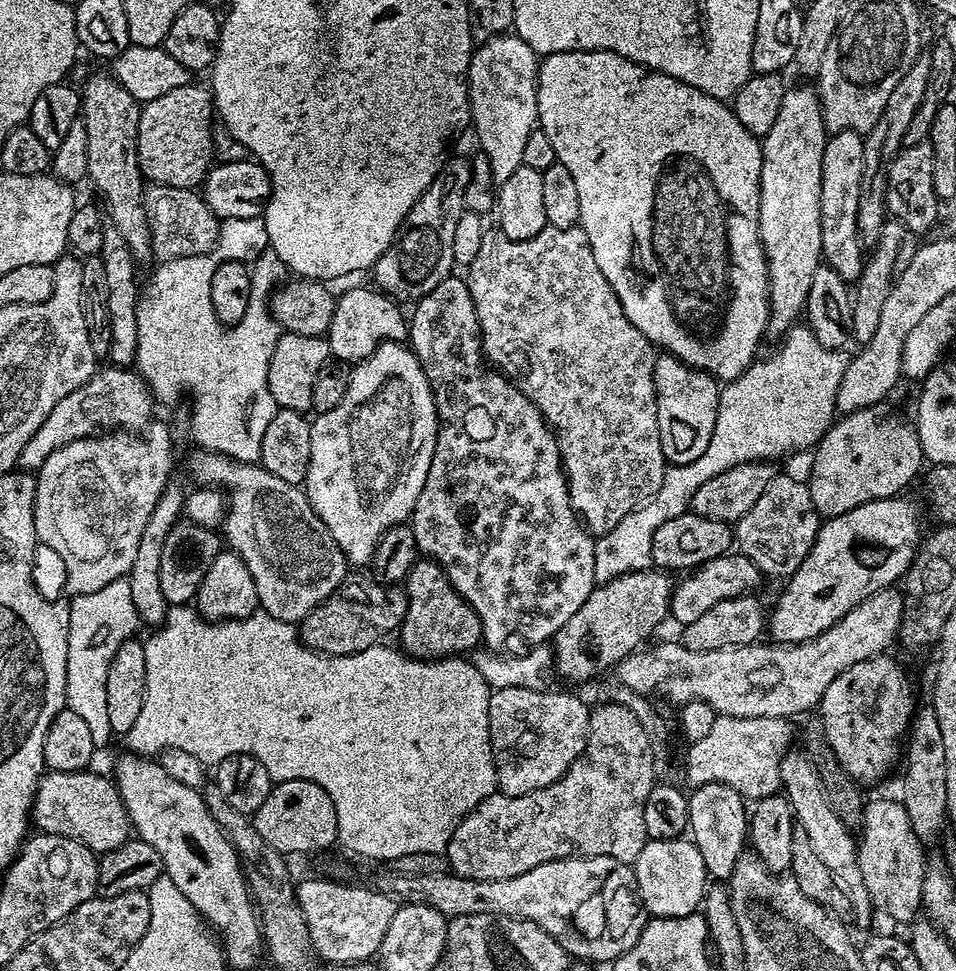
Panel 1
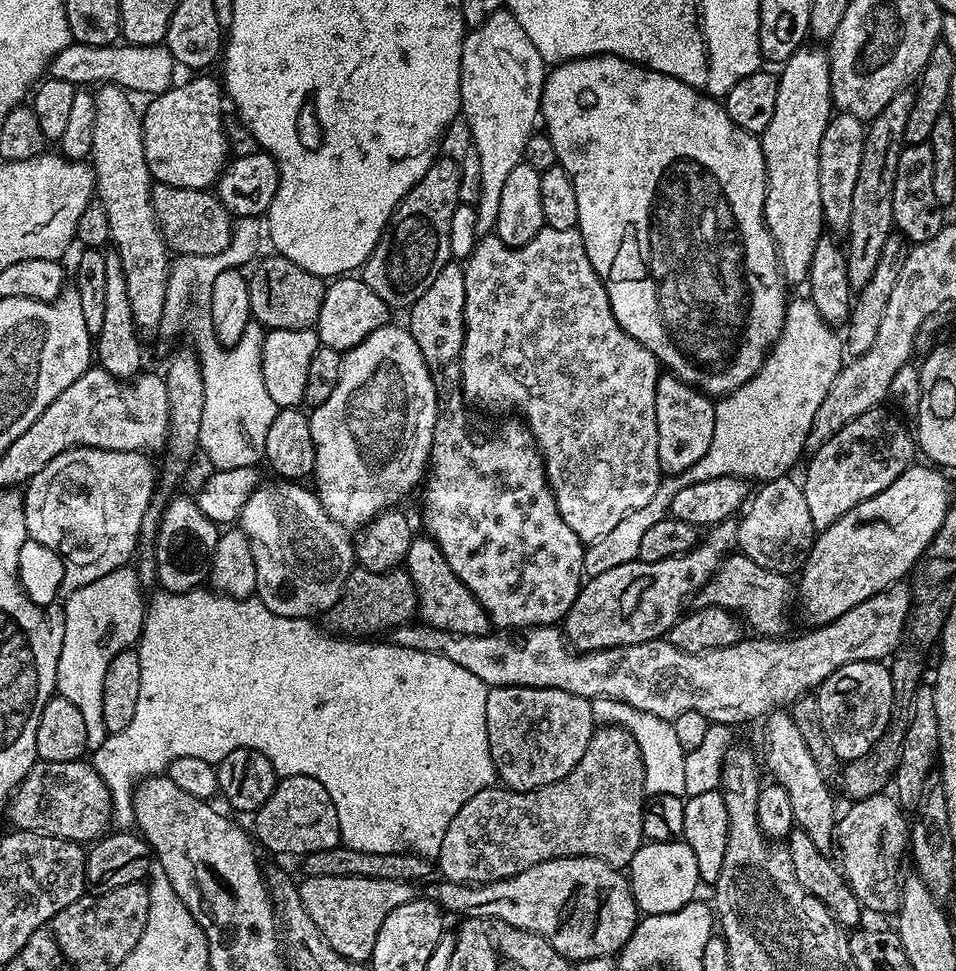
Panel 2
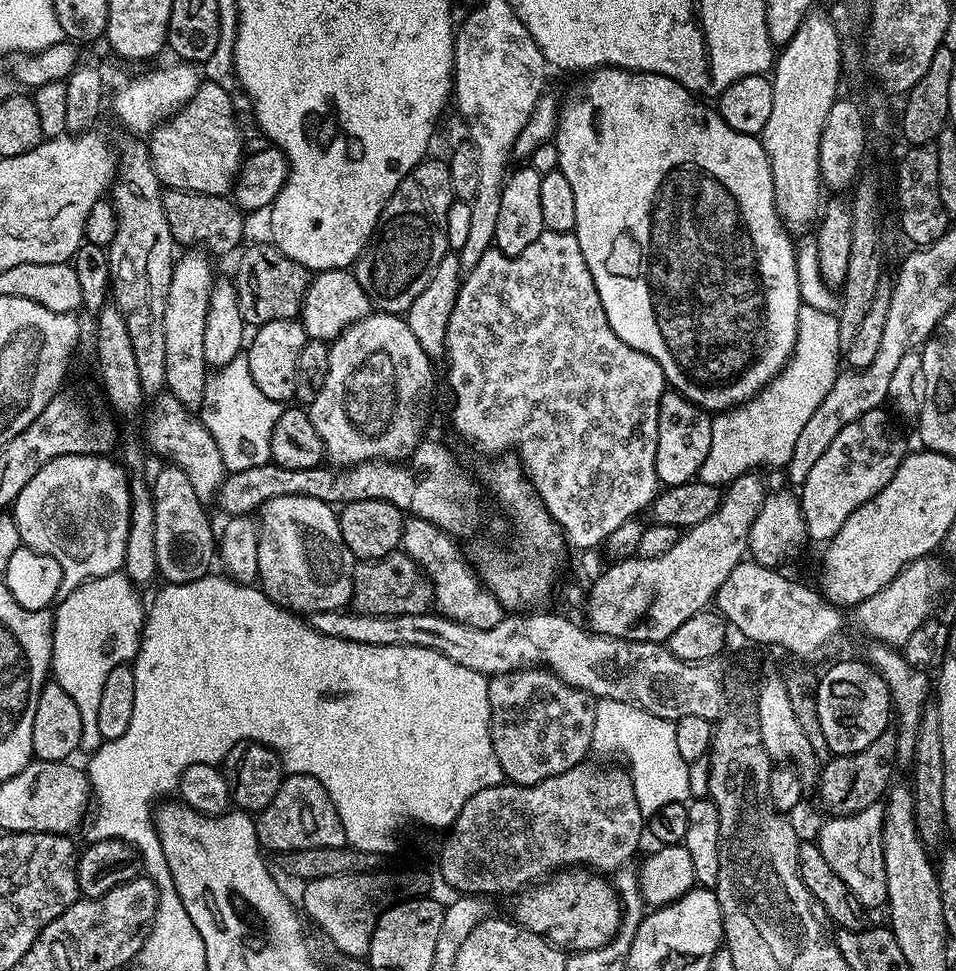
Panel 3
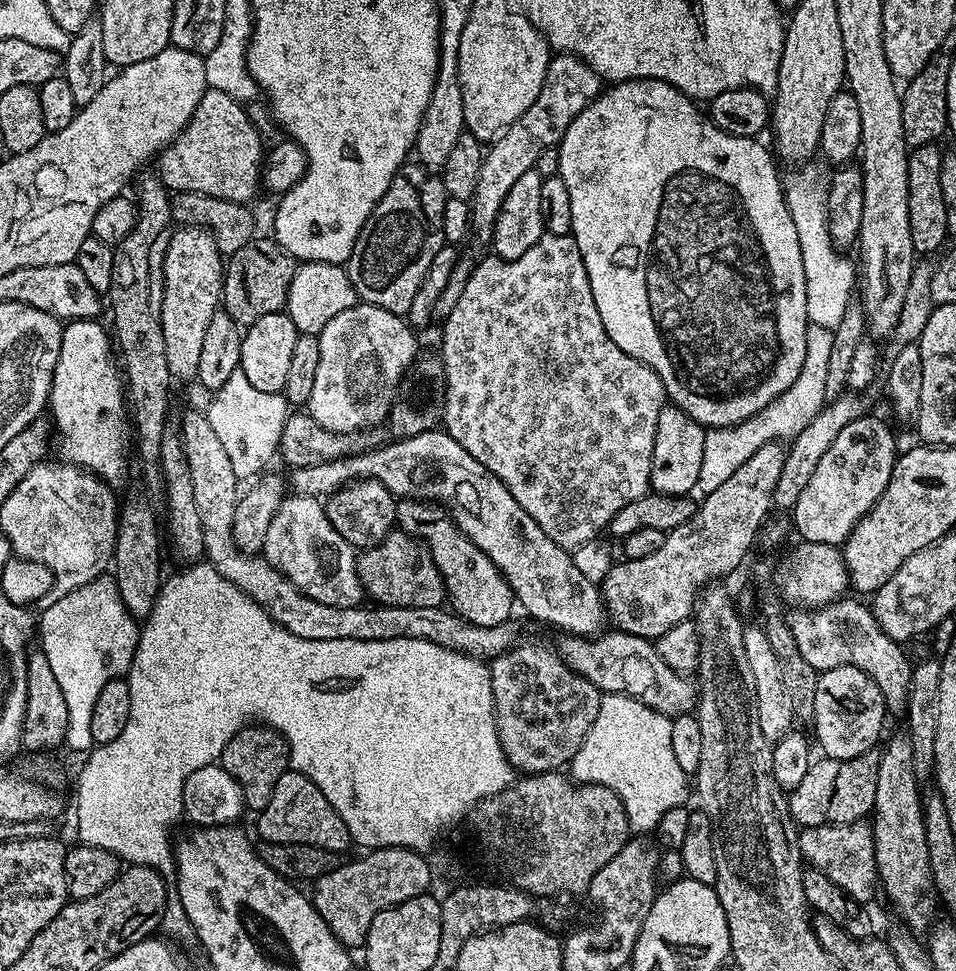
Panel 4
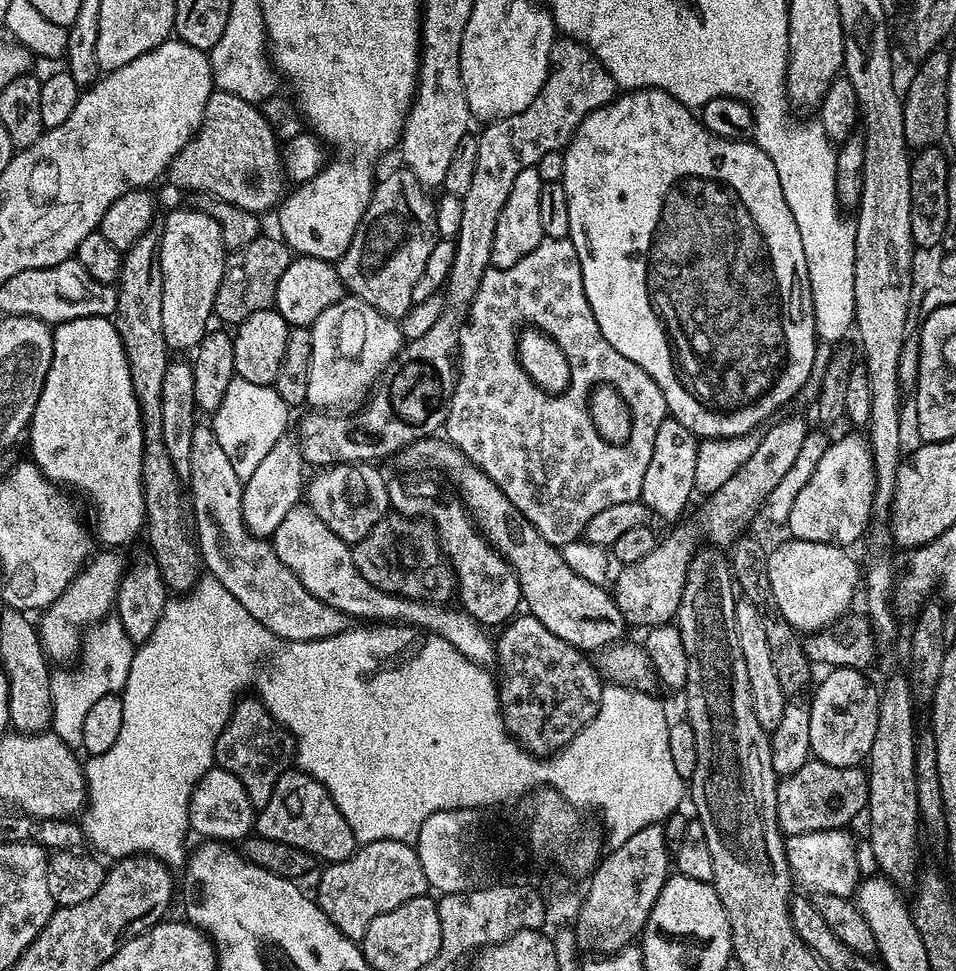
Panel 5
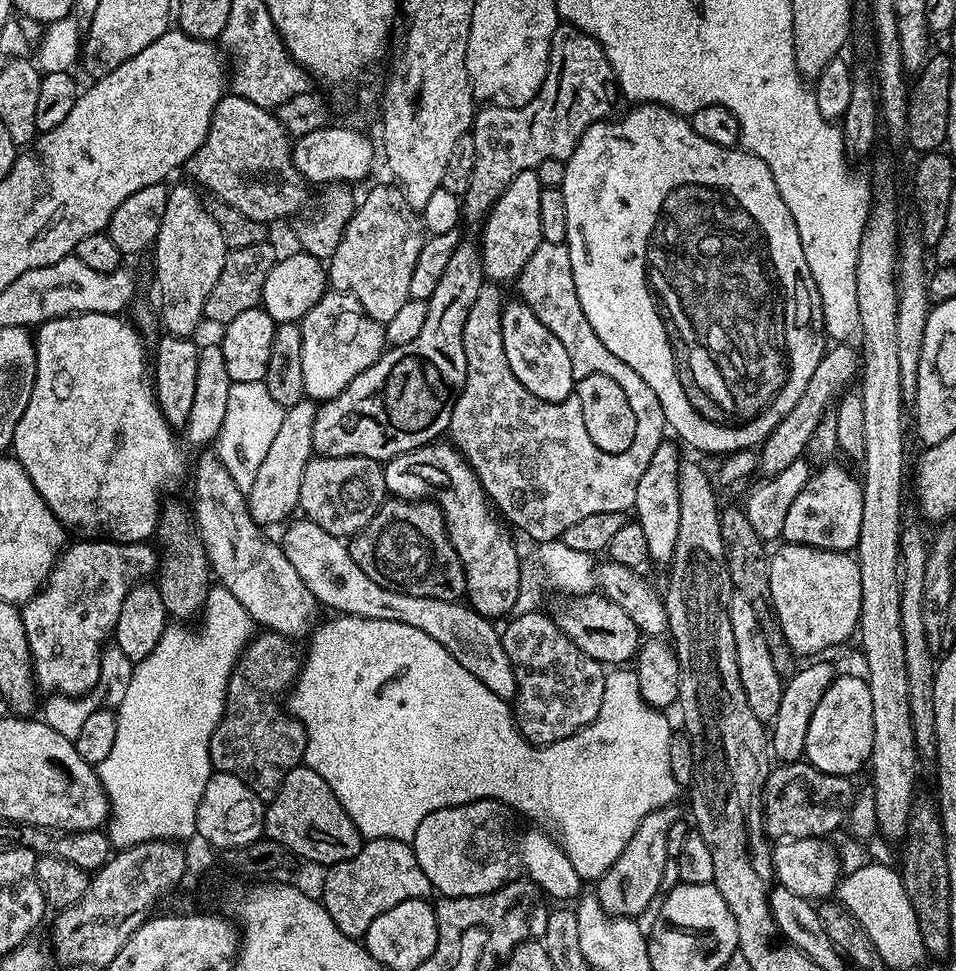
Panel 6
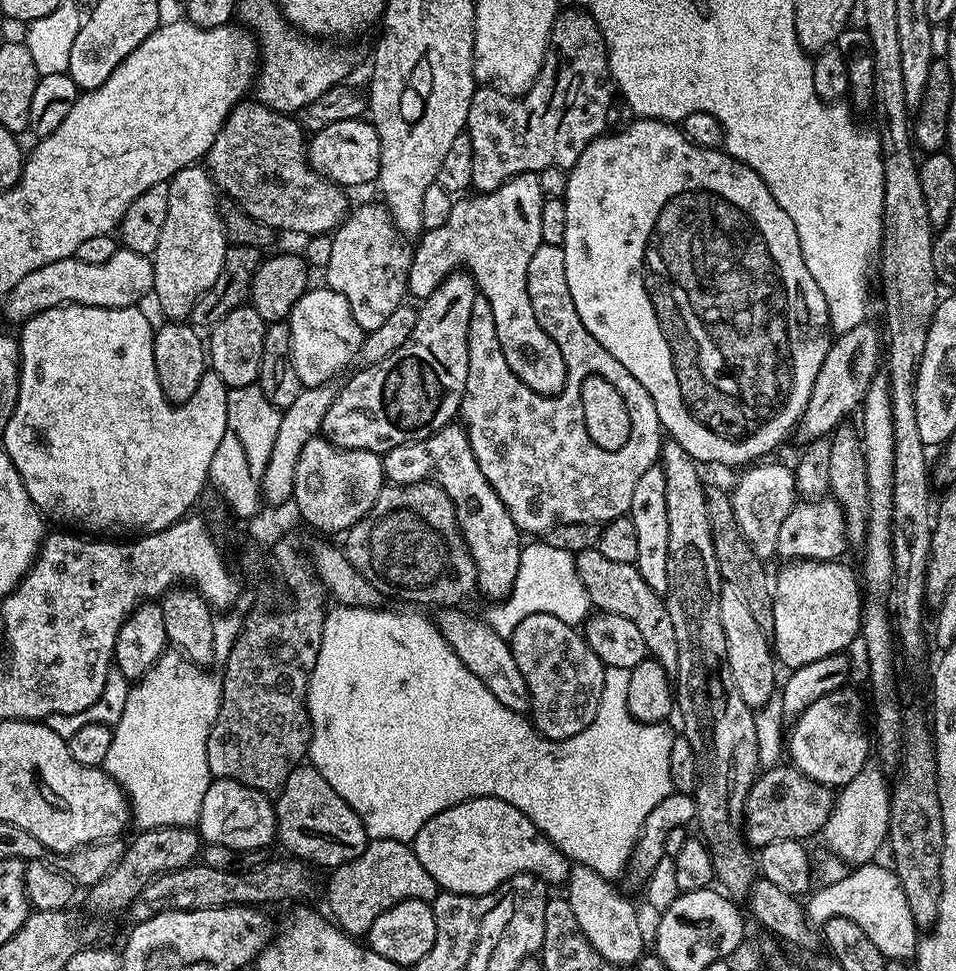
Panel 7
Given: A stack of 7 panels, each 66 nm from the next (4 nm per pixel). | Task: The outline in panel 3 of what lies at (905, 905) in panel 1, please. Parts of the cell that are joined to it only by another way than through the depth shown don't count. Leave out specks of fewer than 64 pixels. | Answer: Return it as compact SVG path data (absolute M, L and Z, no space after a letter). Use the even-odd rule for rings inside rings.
M884 805L866 806L852 816L833 816L825 819L820 828L820 837L814 843L822 850L822 858L830 862L834 874L846 882L850 894L858 898L860 907L883 909L888 903L886 890L886 862L884 861Z

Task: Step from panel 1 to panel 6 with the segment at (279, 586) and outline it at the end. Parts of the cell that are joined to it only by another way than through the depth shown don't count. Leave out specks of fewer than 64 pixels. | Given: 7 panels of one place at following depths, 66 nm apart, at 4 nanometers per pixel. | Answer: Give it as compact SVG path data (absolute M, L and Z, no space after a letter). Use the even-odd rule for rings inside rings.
M307 518L293 522L285 527L287 530L280 538L280 545L319 605L326 605L339 615L401 622L421 630L446 649L459 664L466 666L474 678L482 681L486 690L494 690L498 698L507 701L515 697L516 670L506 654L499 629L495 628L495 623L489 617L478 614L460 600L419 597L380 587L362 573L362 568L354 562L347 545L339 537L322 530Z

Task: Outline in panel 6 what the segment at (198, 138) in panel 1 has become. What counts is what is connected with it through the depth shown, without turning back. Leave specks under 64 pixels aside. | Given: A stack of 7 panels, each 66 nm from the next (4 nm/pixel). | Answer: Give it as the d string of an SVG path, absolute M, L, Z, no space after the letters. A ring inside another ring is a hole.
M225 94L214 110L210 130L202 146L198 146L195 154L188 159L187 179L203 189L205 193L212 192L208 194L215 199L234 206L234 210L242 210L246 218L254 218L263 224L273 222L272 220L284 220L287 216L294 215L307 202L308 191L310 191L308 181L302 178L302 174L298 174L294 166L292 146L293 141L282 126L282 122L278 122L275 111L256 106L238 95Z

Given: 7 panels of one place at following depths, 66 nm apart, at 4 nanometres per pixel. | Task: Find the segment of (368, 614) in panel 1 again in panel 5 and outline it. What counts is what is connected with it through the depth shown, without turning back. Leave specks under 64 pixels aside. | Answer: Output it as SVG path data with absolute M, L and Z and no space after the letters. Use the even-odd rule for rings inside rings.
M407 514L383 516L358 543L351 545L354 565L362 577L380 591L426 603L447 605L457 595L456 575L440 548L436 529L429 521Z

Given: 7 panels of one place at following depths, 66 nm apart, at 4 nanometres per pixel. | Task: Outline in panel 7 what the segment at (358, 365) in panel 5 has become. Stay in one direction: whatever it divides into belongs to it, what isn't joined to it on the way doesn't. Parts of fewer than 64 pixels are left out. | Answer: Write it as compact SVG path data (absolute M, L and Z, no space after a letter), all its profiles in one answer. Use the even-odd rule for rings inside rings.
M327 286L309 287L307 292L294 302L289 310L286 323L290 330L290 354L294 374L298 374L301 385L309 388L319 384L327 384L348 363L359 357L360 347L364 344L366 333L354 322L354 314L350 314L350 302L342 298Z

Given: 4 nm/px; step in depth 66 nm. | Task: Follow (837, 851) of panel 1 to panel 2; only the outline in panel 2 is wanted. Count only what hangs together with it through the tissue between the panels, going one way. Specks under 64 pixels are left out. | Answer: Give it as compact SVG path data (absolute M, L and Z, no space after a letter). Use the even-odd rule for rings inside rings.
M777 710L768 713L764 724L764 744L768 747L768 768L772 771L771 779L780 784L788 794L790 794L790 806L794 809L795 827L803 828L810 834L810 839L818 850L831 853L834 848L834 837L836 835L836 822L838 819L838 808L836 812L836 800L832 797L832 792L828 789L829 781L822 776L818 770L817 763L809 753L809 748L805 745L805 740L801 737L794 724L794 718L791 711Z

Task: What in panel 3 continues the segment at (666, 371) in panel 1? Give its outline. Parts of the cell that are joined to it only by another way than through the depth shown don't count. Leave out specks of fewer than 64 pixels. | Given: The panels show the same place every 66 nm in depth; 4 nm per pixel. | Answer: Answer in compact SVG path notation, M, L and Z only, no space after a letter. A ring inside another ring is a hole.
M666 390L658 410L658 450L656 451L656 479L661 485L673 488L688 484L700 475L702 462L710 454L710 434L713 417L675 390Z

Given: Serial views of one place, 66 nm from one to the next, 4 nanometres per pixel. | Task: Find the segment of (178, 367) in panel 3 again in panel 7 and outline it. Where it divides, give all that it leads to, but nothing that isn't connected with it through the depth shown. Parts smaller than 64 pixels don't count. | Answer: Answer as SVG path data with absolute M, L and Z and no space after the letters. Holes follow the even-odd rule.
M193 166L178 170L167 181L167 186L170 194L170 210L166 210L166 222L163 224L162 234L158 238L158 246L150 257L153 264L152 292L160 299L160 308L168 315L165 317L169 321L184 322L191 317L201 294L210 290L217 281L229 243L217 208L218 189L211 174L208 173L207 167Z

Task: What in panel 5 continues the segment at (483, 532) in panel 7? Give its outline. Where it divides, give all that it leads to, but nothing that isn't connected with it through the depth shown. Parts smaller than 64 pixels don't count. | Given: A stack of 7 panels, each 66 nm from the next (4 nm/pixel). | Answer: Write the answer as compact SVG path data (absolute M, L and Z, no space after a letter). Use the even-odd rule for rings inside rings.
M394 478L388 480L388 495L391 503L400 507L397 509L429 521L436 529L440 548L456 575L459 607L468 612L477 623L483 626L504 626L521 611L522 597L516 571L480 533L475 520L459 499L444 500L440 492L416 492L413 496L407 496L403 486Z

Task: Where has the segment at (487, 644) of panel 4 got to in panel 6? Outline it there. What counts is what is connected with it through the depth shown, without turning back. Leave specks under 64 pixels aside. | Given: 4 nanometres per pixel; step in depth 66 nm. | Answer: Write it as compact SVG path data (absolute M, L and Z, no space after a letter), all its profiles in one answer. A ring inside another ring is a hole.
M212 450L201 452L204 453L194 460L196 481L192 484L192 492L196 495L196 501L191 501L190 508L194 513L196 530L200 533L200 540L208 555L208 567L211 568L213 577L218 581L219 587L230 590L230 594L234 594L234 598L242 602L242 606L250 614L252 621L261 629L293 638L301 638L300 636L304 635L307 637L317 623L318 603L314 594L307 589L298 571L290 564L281 545L275 539L274 541L267 540L260 533L263 532L261 525L256 524L252 515L248 513L246 494L230 478L226 466L222 466L220 457Z

